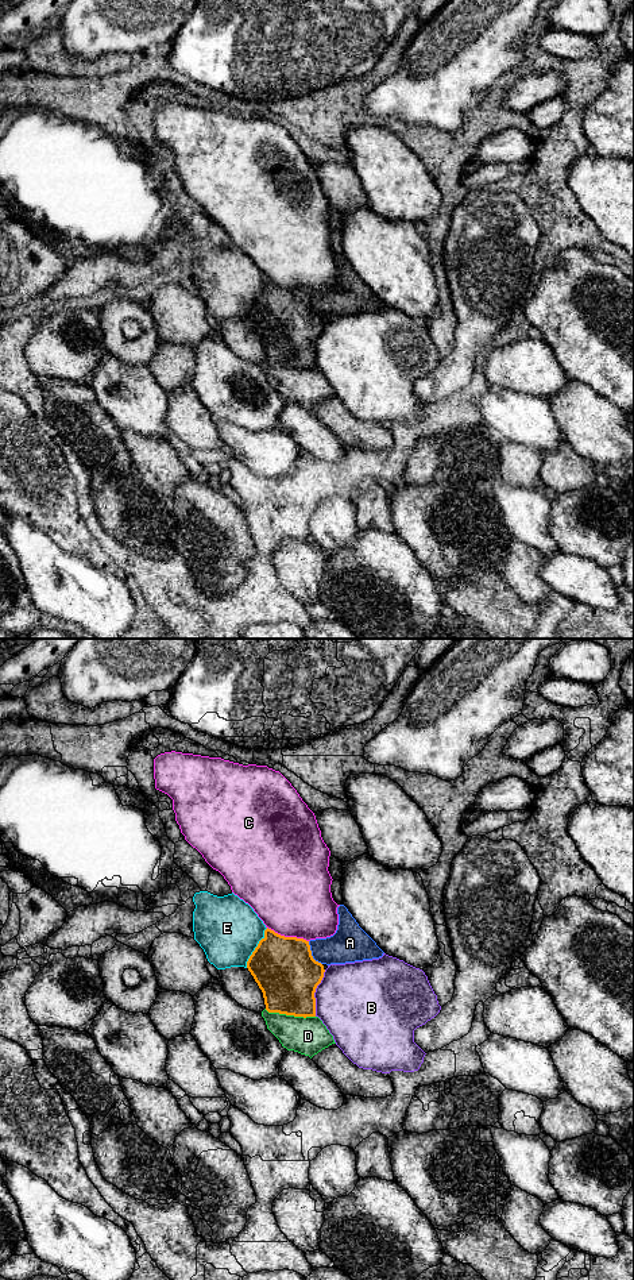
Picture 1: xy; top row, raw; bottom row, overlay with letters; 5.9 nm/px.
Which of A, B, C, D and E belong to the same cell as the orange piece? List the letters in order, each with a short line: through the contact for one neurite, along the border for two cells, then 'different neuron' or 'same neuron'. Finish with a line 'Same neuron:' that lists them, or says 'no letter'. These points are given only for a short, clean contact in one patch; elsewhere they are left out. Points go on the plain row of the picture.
A: different neuron
B: different neuron
C: different neuron
D: different neuron
E: different neuron
Same neuron: no letter

